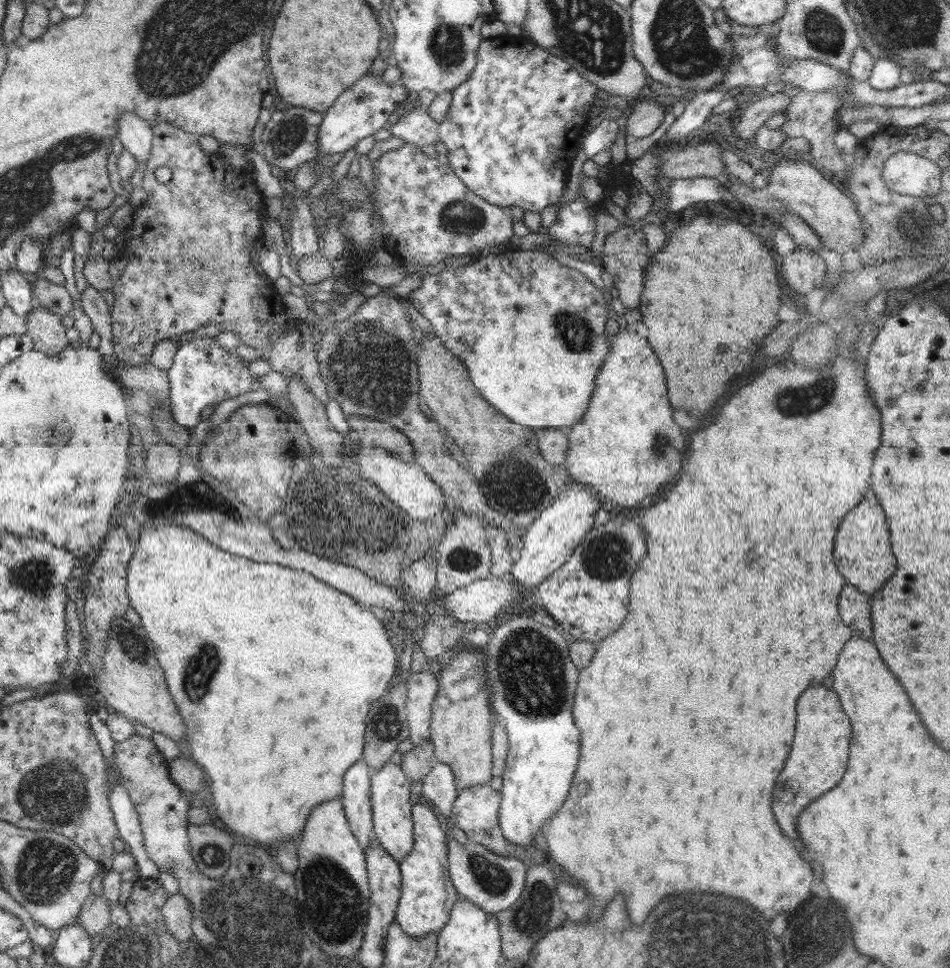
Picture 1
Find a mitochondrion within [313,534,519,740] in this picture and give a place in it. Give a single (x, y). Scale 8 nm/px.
(464, 559)

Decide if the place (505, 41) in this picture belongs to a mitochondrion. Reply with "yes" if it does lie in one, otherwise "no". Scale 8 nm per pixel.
no

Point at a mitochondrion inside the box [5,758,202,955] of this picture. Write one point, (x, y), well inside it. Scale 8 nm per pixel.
(47, 868)

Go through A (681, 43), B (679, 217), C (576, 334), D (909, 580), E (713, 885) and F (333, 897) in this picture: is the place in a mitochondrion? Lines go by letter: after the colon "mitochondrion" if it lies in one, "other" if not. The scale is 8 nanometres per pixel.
A: mitochondrion
B: other
C: mitochondrion
D: other
E: mitochondrion
F: mitochondrion

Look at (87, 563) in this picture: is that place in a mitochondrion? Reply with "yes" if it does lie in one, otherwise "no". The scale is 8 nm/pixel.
no

